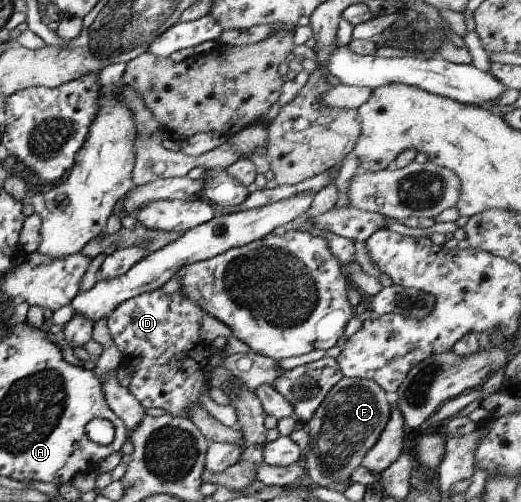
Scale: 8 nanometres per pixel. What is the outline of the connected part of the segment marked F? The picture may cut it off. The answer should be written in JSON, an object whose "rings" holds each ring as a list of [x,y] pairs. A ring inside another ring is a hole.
{"rings":[[[342,376],[329,389],[309,422],[304,424],[309,437],[308,449],[313,451],[319,469],[339,483],[351,483],[351,473],[383,431],[391,413],[391,404],[391,397],[373,381]]]}

